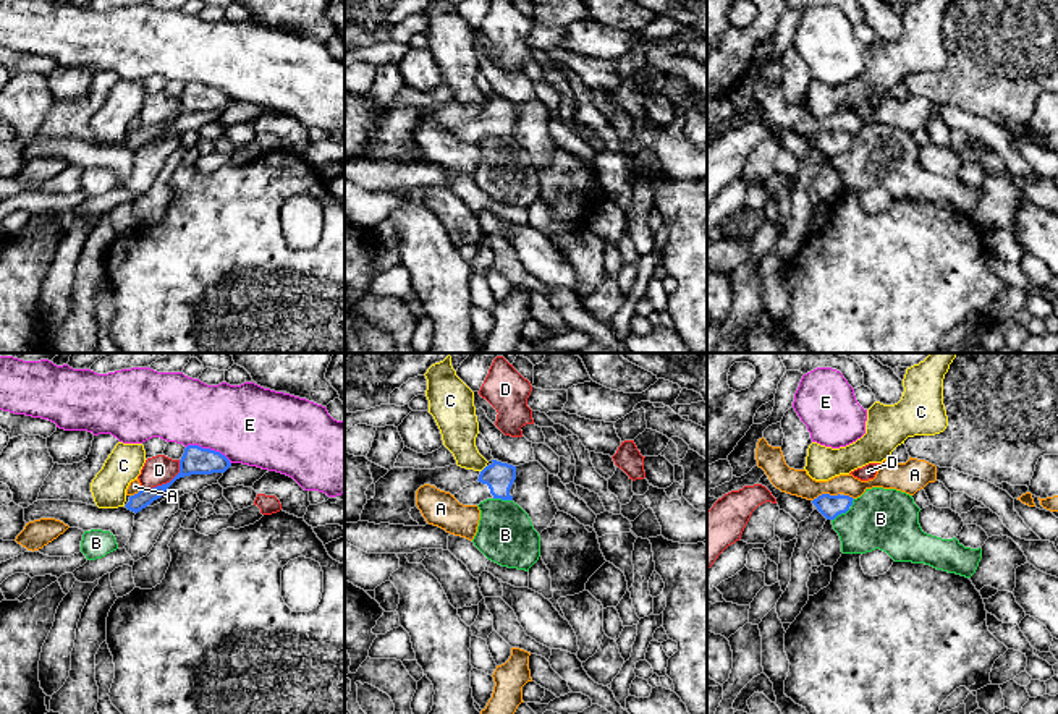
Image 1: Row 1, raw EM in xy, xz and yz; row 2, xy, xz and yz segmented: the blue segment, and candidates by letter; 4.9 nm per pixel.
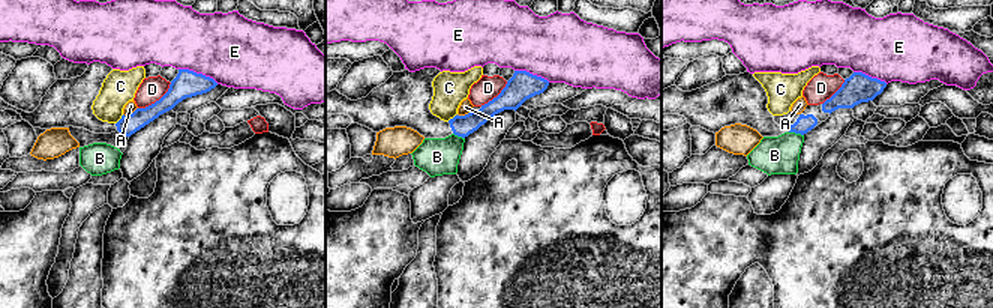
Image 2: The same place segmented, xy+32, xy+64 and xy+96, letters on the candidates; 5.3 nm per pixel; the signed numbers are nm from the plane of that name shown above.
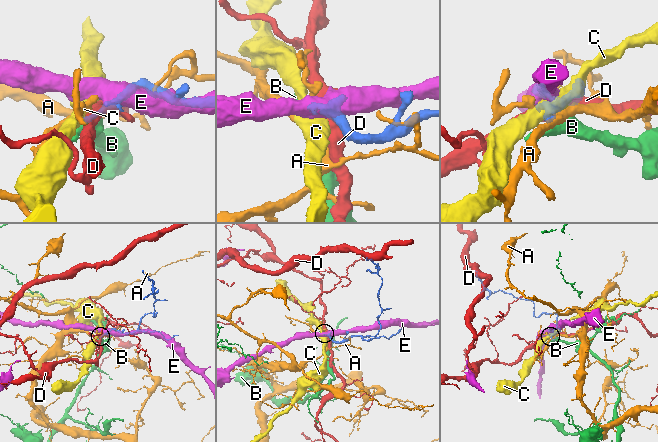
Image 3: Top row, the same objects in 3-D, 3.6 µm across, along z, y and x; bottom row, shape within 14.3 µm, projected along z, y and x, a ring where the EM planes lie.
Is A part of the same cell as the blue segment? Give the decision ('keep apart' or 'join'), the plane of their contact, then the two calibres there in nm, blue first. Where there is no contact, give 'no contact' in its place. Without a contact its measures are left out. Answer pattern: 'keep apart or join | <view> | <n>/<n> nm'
keep apart | yz | 110/130 nm

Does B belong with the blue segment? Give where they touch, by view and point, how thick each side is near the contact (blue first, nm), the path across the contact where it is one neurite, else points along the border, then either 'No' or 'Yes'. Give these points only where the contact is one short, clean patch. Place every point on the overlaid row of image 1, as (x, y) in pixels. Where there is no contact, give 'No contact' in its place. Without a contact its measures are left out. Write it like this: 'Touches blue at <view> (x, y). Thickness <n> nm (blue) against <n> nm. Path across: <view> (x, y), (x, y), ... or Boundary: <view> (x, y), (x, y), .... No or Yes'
Touches blue at xz (503, 499). Thickness 150 nm (blue) against 280 nm. Boundary: xz (494, 497), (512, 501). No

